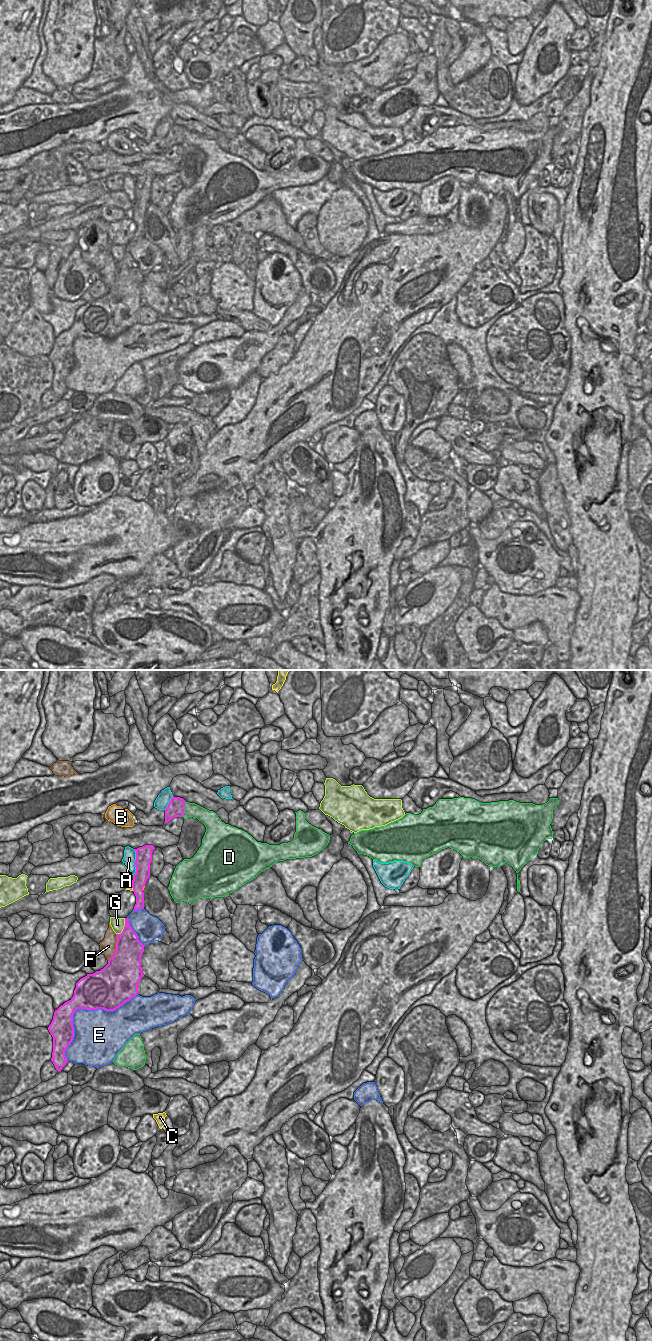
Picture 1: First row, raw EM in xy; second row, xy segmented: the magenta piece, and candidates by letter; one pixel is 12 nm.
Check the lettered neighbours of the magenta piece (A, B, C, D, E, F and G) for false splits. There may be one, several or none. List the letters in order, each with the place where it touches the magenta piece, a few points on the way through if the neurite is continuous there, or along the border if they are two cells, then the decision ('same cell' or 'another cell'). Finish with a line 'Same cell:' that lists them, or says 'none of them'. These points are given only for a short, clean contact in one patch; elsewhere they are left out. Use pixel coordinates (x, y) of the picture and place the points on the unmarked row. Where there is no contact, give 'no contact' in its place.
A: meets magenta in xy at (134, 190); another cell
B: meets magenta in xy at (143, 214); another cell
C: meets magenta in xy at (132, 214); border along xy (131, 210), (133, 218); another cell
D: meets magenta in xy at (184, 137); another cell
E: meets magenta in xy at (82, 336); another cell
F: meets magenta in xy at (116, 275); another cell
G: meets magenta in xy at (124, 255); another cell
Same cell: none of them

